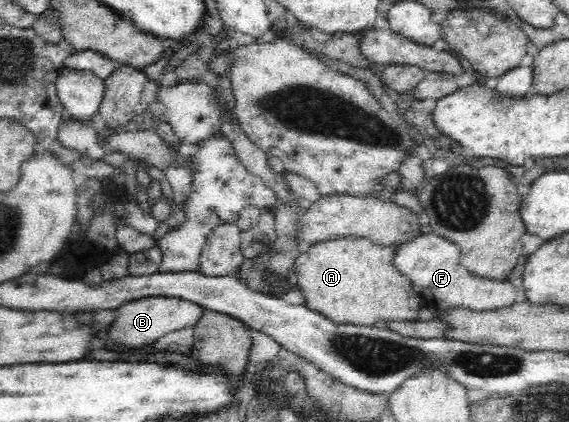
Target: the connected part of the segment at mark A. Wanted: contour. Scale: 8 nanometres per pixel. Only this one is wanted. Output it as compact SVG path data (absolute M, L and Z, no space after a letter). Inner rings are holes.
M345 236L345 238L327 239L321 243L314 243L308 251L300 253L295 260L297 269L297 288L305 299L305 307L331 319L331 322L354 323L355 326L380 326L385 322L395 320L401 322L415 322L424 318L427 309L413 289L411 281L401 275L393 266L398 243L388 243L382 246L369 238Z

